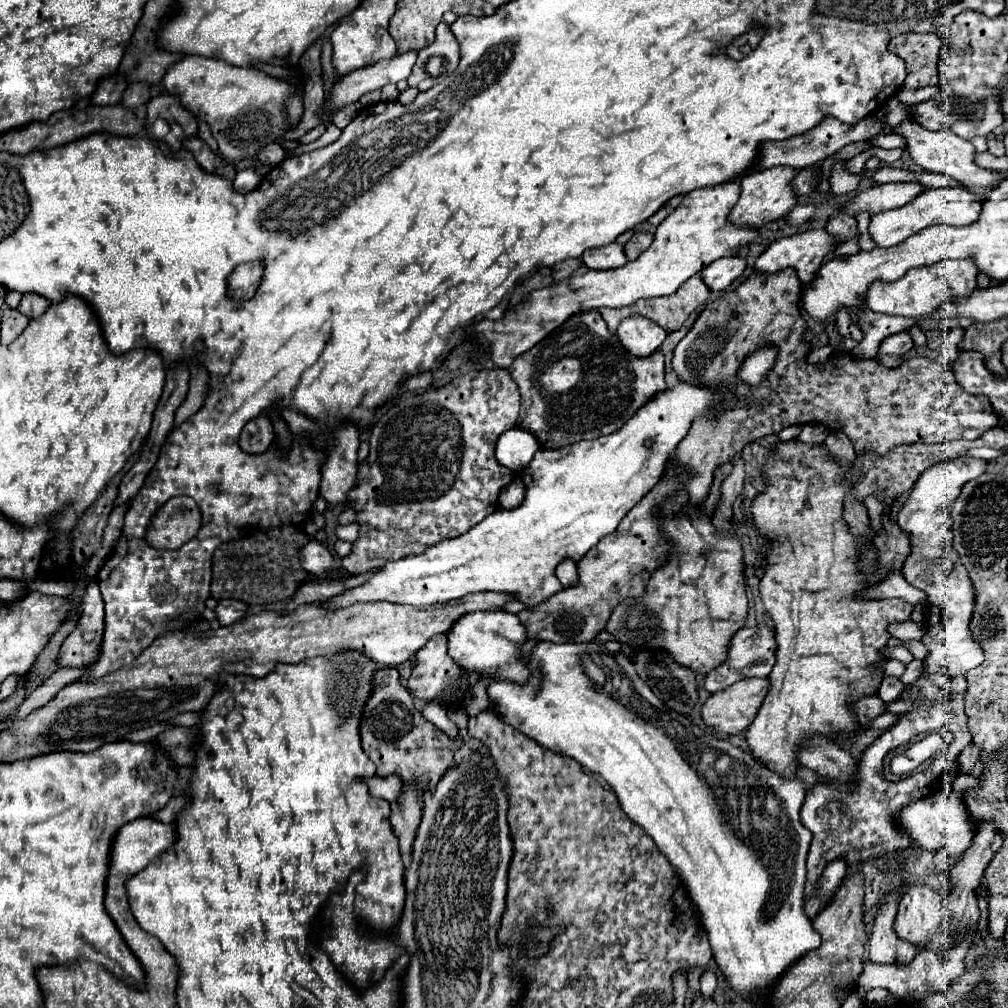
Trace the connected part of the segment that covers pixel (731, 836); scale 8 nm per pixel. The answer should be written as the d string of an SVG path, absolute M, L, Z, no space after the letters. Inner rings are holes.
M540 642L532 650L532 658L530 658L532 672L538 670L540 676L542 676L540 692L532 694L532 680L524 686L500 682L500 684L490 684L488 686L488 698L490 698L492 708L498 714L498 718L502 718L502 722L518 728L520 732L524 732L526 736L530 736L532 740L536 740L544 748L578 760L584 768L588 768L590 772L600 774L614 788L614 792L616 792L616 796L622 804L622 810L636 824L640 824L644 828L644 832L656 842L658 850L670 860L676 874L682 878L682 884L686 886L688 894L698 904L700 914L702 914L700 922L702 922L704 930L708 932L712 954L714 954L714 960L716 960L718 968L730 980L734 990L738 990L744 996L750 994L750 992L756 992L754 1000L756 1000L756 1004L762 1004L764 990L770 988L776 982L776 978L782 972L786 972L786 968L794 960L798 960L806 950L814 950L814 948L820 946L820 936L812 928L812 922L806 918L806 914L802 910L802 906L804 906L804 882L806 882L806 852L808 852L808 846L810 846L810 840L812 840L810 830L804 828L804 824L800 822L800 806L804 802L804 782L800 778L786 780L784 776L780 776L778 772L774 772L766 764L762 764L758 758L754 758L750 752L744 752L742 748L732 746L728 740L722 740L722 738L716 738L714 734L704 732L702 728L694 726L682 714L678 714L674 710L668 710L664 704L660 704L656 694L640 680L634 666L624 656L622 658L620 656L622 654L618 654L618 658L614 654L610 654L600 642L584 642L584 644Z

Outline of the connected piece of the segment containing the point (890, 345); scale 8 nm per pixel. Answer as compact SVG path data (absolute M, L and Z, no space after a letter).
M898 332L888 336L886 340L882 340L878 354L896 354L896 356L904 356L912 350L912 336L910 332Z

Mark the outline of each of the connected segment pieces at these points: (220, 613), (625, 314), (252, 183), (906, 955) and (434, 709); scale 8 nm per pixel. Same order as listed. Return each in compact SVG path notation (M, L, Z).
M220 600L218 608L216 608L216 616L222 626L242 620L246 616L246 612L248 612L248 604L240 602L240 600Z
M694 276L690 280L686 280L686 284L682 284L682 288L678 288L678 292L674 292L674 296L664 296L664 298L648 298L648 300L638 300L636 304L628 306L628 308L602 308L602 318L606 320L608 324L608 330L612 334L616 334L616 328L620 326L622 320L630 318L630 316L644 316L652 322L656 322L658 326L662 326L666 332L674 332L674 330L680 330L682 324L688 320L688 316L698 308L698 306L704 306L708 300L710 300L710 290L706 288L706 284L702 282L702 276Z
M254 168L240 170L240 172L236 174L236 178L234 178L234 190L236 190L236 192L242 192L242 194L252 192L252 190L260 184L260 180L262 180L262 178L254 172Z
M890 886L890 892L884 895L882 906L872 928L869 939L869 960L876 960L880 964L888 962L904 962L908 964L916 956L916 946L902 940L894 930L894 916L900 900L898 886Z
M429 702L423 709L422 715L430 722L432 722L437 728L445 732L449 737L464 743L460 737L459 729L448 718L447 710L433 702Z

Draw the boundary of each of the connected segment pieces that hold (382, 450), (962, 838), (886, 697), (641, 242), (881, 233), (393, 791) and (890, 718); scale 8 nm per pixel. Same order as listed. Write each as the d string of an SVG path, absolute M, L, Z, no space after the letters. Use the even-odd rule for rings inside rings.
M492 368L492 370L480 370L480 372L472 372L466 376L460 376L458 380L454 380L452 384L438 388L438 390L416 390L416 392L406 392L402 394L396 402L392 402L382 416L376 420L376 424L372 426L370 432L370 456L368 460L360 466L360 480L354 488L354 492L348 494L350 506L354 506L358 510L358 524L360 524L360 538L354 542L352 546L352 554L342 558L342 566L350 572L350 574L362 574L368 572L372 568L382 568L388 562L396 562L402 560L406 556L412 554L424 554L428 548L432 548L432 544L438 544L442 540L450 540L456 538L464 532L468 532L472 526L476 526L480 520L484 520L486 516L490 516L496 510L496 500L498 494L502 492L502 488L506 488L506 484L510 484L516 478L516 472L512 472L510 468L502 466L496 456L494 456L494 448L496 448L496 440L500 438L500 434L504 434L506 430L510 430L516 424L518 418L518 408L520 408L520 392L518 386L514 384L514 380L510 378L508 370L502 368Z
M941 790L920 798L916 802L910 802L906 808L902 808L896 814L896 822L904 826L908 836L914 844L920 844L920 848L938 852L945 849L948 856L960 856L974 836L974 828L968 820L968 812L962 804L962 796L956 792L945 793Z
M886 676L883 678L878 689L878 695L885 702L893 702L900 699L900 694L906 689L900 679L893 676Z
M636 232L636 234L628 240L628 244L624 246L626 256L628 256L630 260L636 260L644 250L648 250L648 246L652 244L652 240L654 240L652 234L648 234L648 232Z
M962 186L924 190L912 202L908 202L900 208L894 208L894 210L878 212L876 216L872 216L870 226L868 226L868 234L876 242L876 246L890 248L890 246L896 246L896 244L904 242L912 234L916 234L922 228L932 226L932 224L952 224L952 226L972 224L978 218L980 208L982 208L982 202L978 200L978 196L970 196L970 192L964 192Z
M372 776L370 780L366 780L368 788L370 788L370 796L374 798L382 798L388 802L396 802L402 794L402 780L398 780L398 776Z
M884 712L882 716L876 716L864 730L886 730L890 724L894 724L896 718L898 718L896 714L888 714L888 712Z

